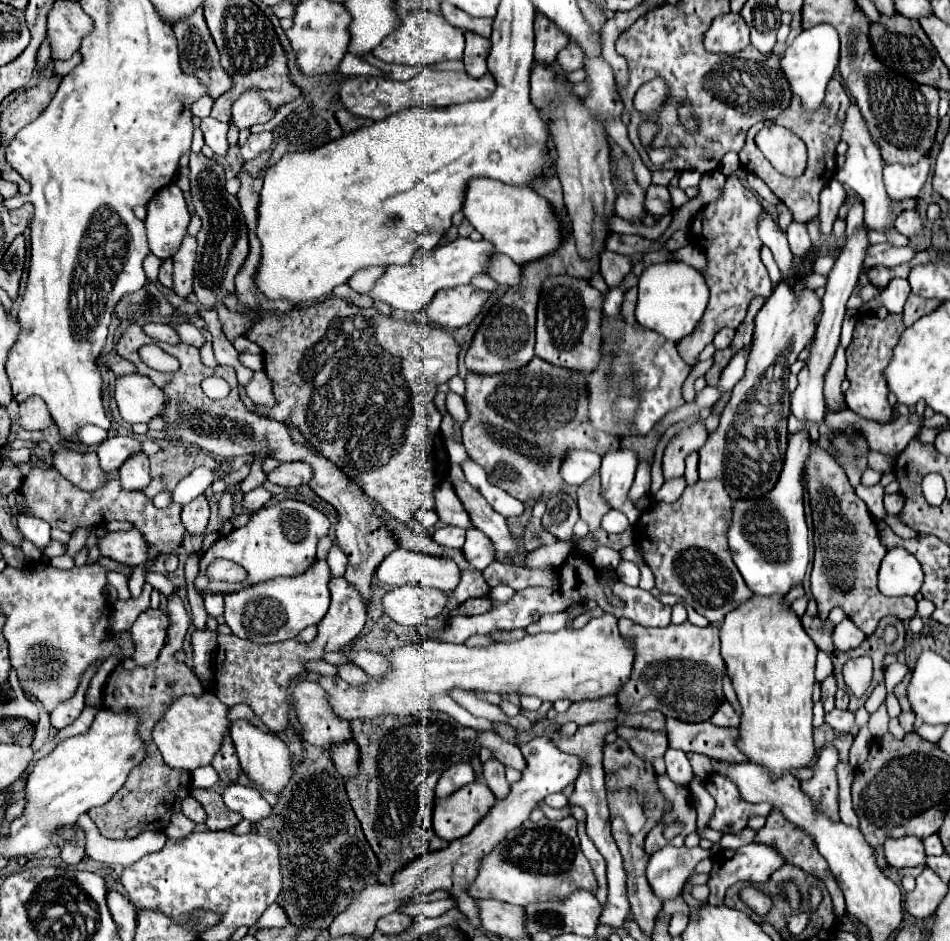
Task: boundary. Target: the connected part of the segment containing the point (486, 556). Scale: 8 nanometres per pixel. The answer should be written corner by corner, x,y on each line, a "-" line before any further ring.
468,529
462,553
474,569
482,571
494,559
494,545
484,533
480,533
480,529

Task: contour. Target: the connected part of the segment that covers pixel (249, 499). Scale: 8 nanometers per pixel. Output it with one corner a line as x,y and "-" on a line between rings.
256,487
256,489
252,489
250,493
244,495
244,499
240,503
240,509
244,509
246,513
254,513
260,507
264,507
270,499
272,499
272,495
264,487

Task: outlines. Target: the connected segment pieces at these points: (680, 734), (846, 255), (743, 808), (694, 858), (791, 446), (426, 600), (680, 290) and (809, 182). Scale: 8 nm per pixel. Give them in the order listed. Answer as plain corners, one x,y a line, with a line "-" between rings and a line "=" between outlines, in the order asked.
666,719
666,733
668,733
668,745
672,749
682,749
686,753
696,751
708,757
736,761
736,763
746,761
746,757
734,745
736,729
732,727
716,727
710,721
684,725
684,721
=
866,225
848,239
848,243
844,245
844,249
840,251
834,269
828,275
828,283
826,283
826,295
822,297
822,315
816,327
816,335
814,335
814,347
812,353
806,361
806,367
798,373
798,387
792,393
792,413
796,417
800,417
802,421
812,419
812,421
820,421
824,417
826,411
826,403
824,403
824,393
822,393
822,385
824,385
824,375
830,367
830,361
834,357
834,351
838,347
840,341
840,327
842,327
842,319
846,313
846,301
852,295
856,283
858,283
858,275
862,271
862,261
864,261
864,251
868,249
868,237
866,237
=
718,773
708,775
704,787
716,799
716,809
708,827
720,833
740,833
746,827
750,815
768,815
772,809
768,803
746,803
740,797
740,791
736,789
734,781
=
666,845
664,849
656,851
652,857
650,857
650,863
648,863
648,883
654,891
654,895
660,899
660,901
670,901
670,899
676,899
680,897
682,889
684,889
684,883
688,881
688,877
694,873
694,867
706,859
706,857
712,857
712,851
708,849
702,849
702,847
674,847
674,845
=
806,427
800,433
790,435
784,469
776,487
756,501
734,501
734,517
728,529
728,545
732,551
732,559
742,573
748,589
754,595
786,595
792,587
802,585
808,567
808,527
804,517
804,485
802,485
802,469
808,457
808,431
=
412,585
390,589
382,597
384,615
388,615
392,621
400,625
412,625
412,627
418,627
426,619
440,615
446,603
448,603
446,593
438,589
412,587
=
664,261
664,263
648,265
638,279
636,321
642,327
660,333
668,341
678,343
682,337
690,335
696,323
702,319
706,305
708,305
708,285
702,273
686,263
=
832,79
828,83
828,89
826,89
826,99
824,99
824,103
820,105
820,109
816,113
804,115
802,109
800,109
800,101
792,99
792,105
784,113
780,113
780,117
772,119
772,123
782,125
786,129
792,129
806,143
806,147
808,147
808,167
806,167
806,171
800,177
794,177
794,179
778,175
772,169
772,165
764,159
764,155
760,153
760,149
756,147
754,135
764,127
764,123
756,123
748,131
746,145
740,151
740,165
748,173
758,175
778,195
778,199
792,211
794,221
810,221
812,217
818,215
818,195
820,195
820,191
826,187
826,183
836,173
836,145
840,143
840,137
842,137
842,123
844,123
844,113
848,111
848,105
850,105
850,97
846,95
842,83
836,81
836,79

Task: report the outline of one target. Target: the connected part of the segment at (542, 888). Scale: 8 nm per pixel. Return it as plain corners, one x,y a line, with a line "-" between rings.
540,819
538,823
524,821
518,829
510,831
506,839
482,857
478,877
468,887
474,899
500,899
512,905
528,905
538,901
558,901
576,889
596,893
596,879
588,859
580,851
576,833
576,819
562,821

